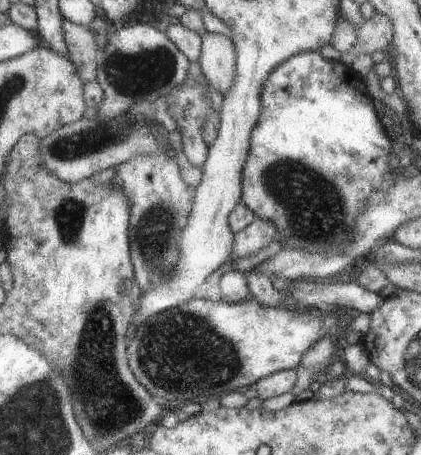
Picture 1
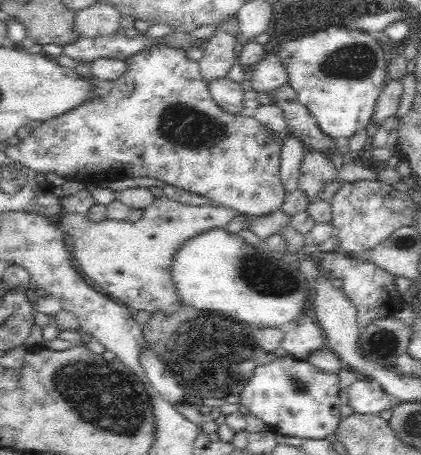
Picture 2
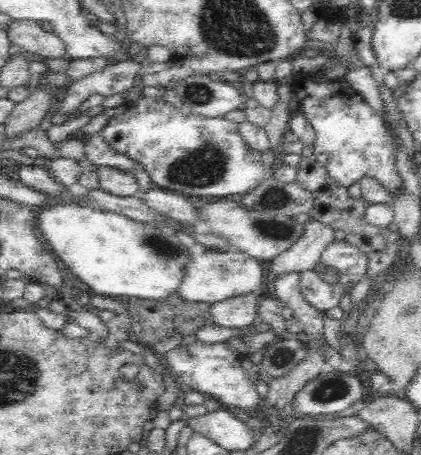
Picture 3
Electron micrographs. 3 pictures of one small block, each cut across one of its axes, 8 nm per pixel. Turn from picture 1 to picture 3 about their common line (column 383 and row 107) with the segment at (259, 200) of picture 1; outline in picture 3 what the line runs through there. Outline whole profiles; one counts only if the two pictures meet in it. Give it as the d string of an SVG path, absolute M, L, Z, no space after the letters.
M140 98L138 104L130 104L128 114L108 122L100 130L100 136L108 142L108 146L118 150L120 154L126 154L134 162L142 162L146 172L152 178L152 186L160 190L176 192L182 196L210 196L210 198L212 196L218 196L218 198L244 196L252 192L256 186L264 184L270 174L270 170L266 170L260 160L262 154L258 154L258 150L248 148L236 122L228 122L222 118L196 116L186 108L176 110L170 104L166 104L162 98L156 98L156 100Z

